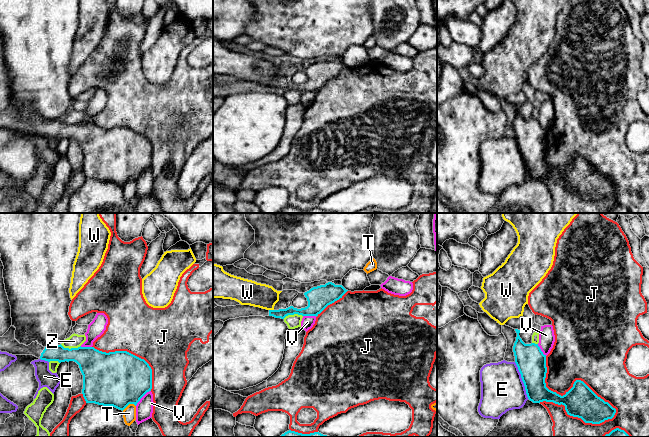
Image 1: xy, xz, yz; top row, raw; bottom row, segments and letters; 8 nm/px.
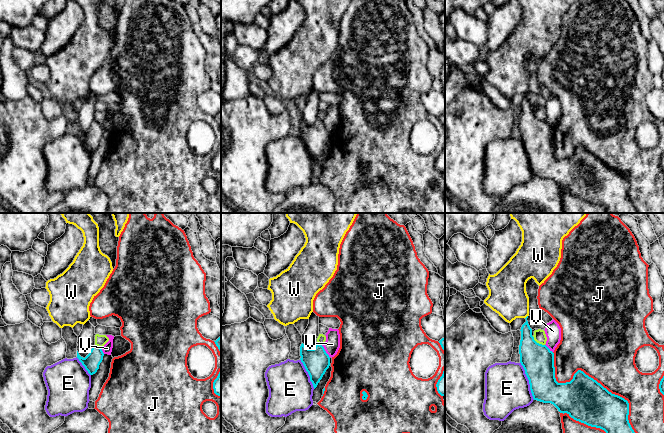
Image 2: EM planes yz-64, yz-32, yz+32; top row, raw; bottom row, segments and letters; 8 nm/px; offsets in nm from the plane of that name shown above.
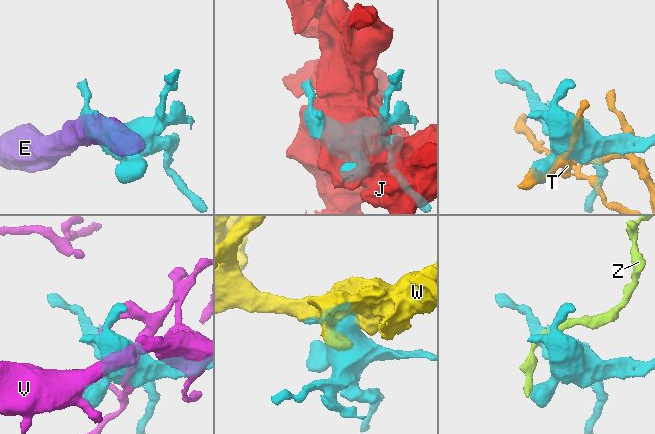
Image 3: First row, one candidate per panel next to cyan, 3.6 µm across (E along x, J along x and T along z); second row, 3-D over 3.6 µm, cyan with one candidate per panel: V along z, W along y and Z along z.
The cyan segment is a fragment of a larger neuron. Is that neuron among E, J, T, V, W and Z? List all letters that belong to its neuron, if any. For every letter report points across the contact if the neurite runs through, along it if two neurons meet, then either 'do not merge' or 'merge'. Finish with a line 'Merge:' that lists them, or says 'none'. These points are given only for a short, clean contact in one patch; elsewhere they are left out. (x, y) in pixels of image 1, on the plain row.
E: do not merge
J: do not merge
T: do not merge
V: do not merge
W: border xz (269, 85), (273, 86); do not merge
Z: do not merge
Merge: none

